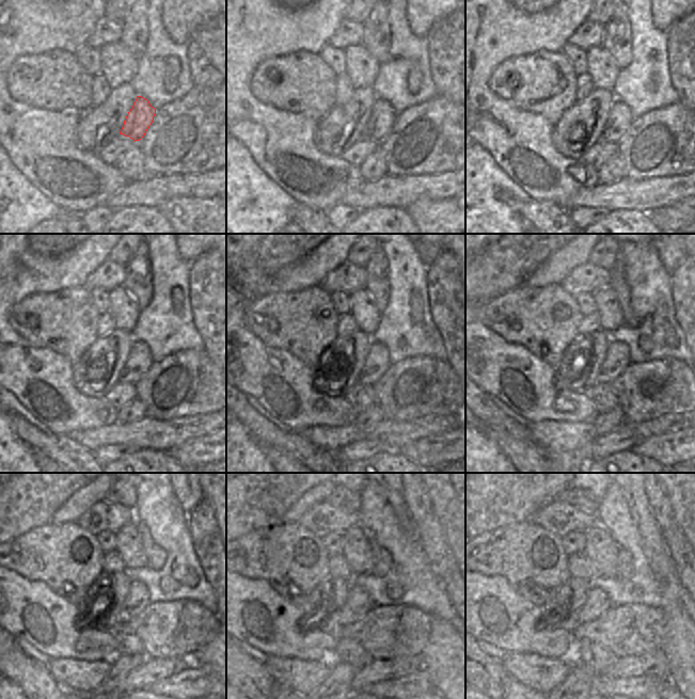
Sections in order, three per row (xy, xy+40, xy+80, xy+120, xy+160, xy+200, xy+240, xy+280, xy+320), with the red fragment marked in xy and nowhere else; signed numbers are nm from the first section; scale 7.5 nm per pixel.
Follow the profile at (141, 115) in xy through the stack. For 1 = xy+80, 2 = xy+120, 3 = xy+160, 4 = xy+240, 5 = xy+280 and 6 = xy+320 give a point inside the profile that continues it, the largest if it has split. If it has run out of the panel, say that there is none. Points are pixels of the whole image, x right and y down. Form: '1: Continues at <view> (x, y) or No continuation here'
1: Continues at xy+80 (619, 118)
2: Continues at xy+120 (139, 361)
3: Continues at xy+160 (377, 361)
4: Continues at xy+240 (138, 598)
5: Continues at xy+280 (358, 603)
6: Continues at xy+320 (597, 602).

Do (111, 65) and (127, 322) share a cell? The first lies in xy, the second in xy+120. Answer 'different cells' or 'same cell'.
same cell

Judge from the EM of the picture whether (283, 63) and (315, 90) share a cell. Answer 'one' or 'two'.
one

